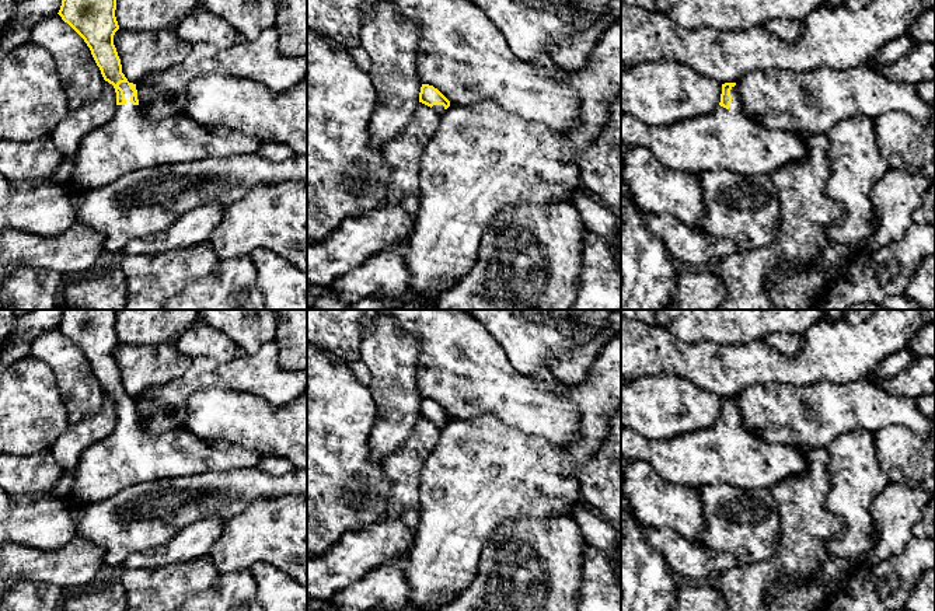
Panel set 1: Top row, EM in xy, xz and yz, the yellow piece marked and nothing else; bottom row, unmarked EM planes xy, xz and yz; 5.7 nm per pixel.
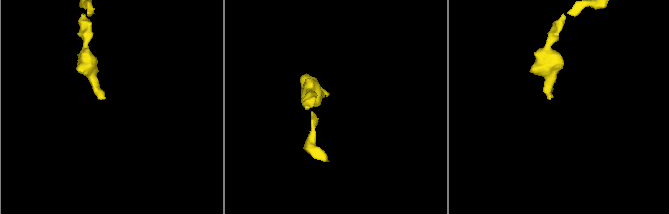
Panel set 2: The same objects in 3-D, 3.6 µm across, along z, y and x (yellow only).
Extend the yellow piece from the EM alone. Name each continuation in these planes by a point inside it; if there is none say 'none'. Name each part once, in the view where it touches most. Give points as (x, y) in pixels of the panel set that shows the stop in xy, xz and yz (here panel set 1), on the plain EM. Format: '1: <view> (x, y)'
1: xy (131, 454)

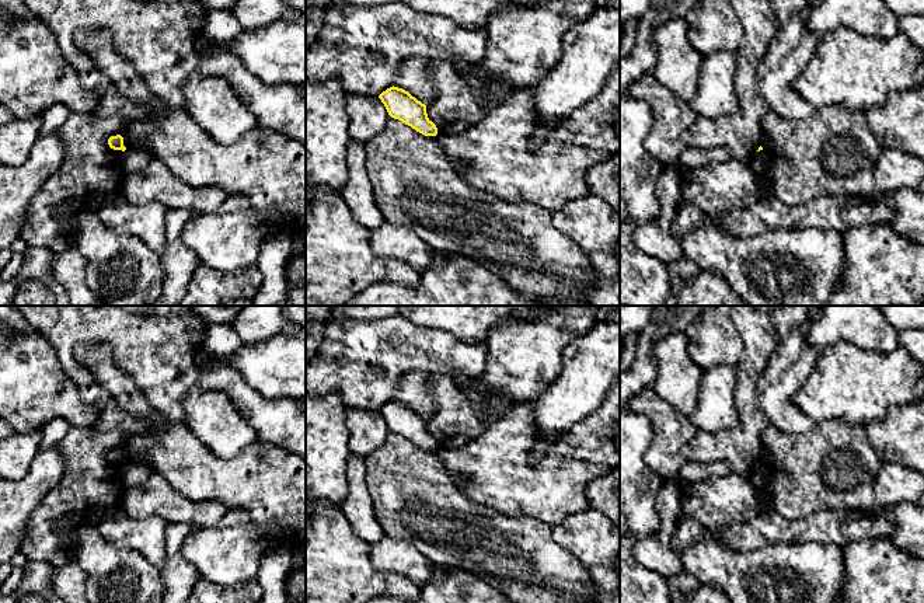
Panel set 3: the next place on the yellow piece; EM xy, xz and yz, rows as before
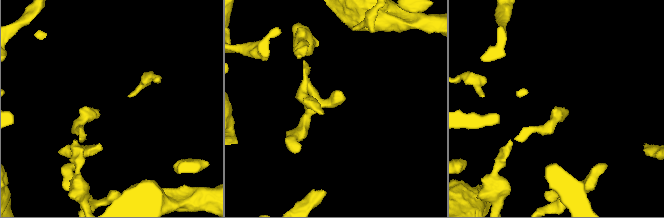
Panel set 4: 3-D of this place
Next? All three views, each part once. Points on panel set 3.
none

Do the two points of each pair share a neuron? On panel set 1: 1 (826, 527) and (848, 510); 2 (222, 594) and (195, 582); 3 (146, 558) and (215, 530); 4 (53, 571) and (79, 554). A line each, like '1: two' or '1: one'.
1: two
2: two
3: one
4: one

